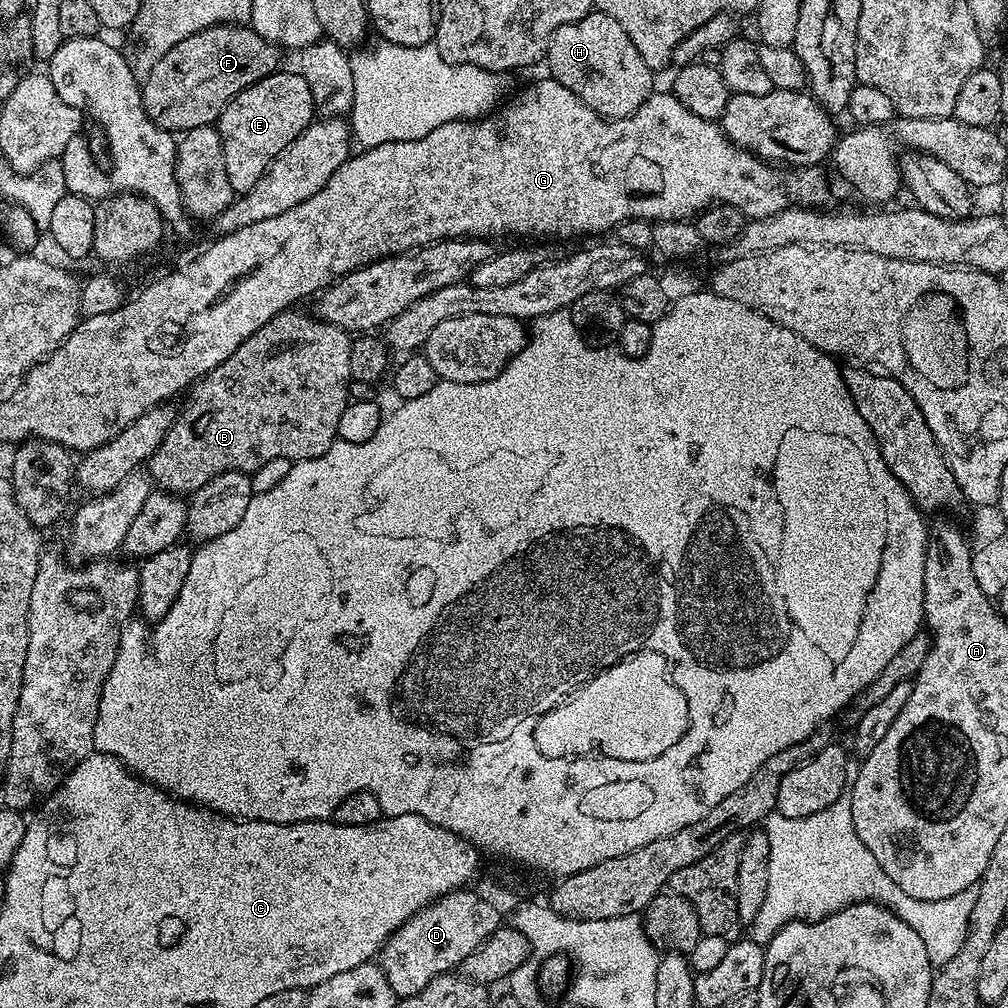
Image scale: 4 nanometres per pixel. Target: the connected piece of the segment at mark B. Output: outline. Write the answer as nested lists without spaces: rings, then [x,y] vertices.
[[[319,318],[311,319],[306,321],[305,324],[292,324],[289,328],[276,328],[277,326],[259,328],[254,334],[250,334],[250,338],[246,338],[246,342],[242,342],[242,346],[238,346],[238,350],[234,350],[234,354],[230,358],[226,358],[224,364],[208,373],[187,393],[187,396],[189,395],[188,405],[185,406],[184,412],[182,408],[172,424],[172,429],[164,435],[164,441],[160,444],[160,449],[150,457],[146,464],[151,479],[163,491],[173,494],[185,494],[184,492],[194,494],[199,488],[206,486],[215,476],[220,476],[223,472],[246,472],[251,474],[258,470],[258,466],[270,462],[270,458],[286,458],[293,462],[318,458],[337,440],[338,420],[350,401],[350,385],[353,383],[350,374],[350,354],[352,353],[354,340],[349,333],[338,326],[326,324]]]

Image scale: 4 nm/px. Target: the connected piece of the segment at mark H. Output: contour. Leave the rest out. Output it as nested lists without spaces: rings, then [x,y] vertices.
[[[599,10],[554,30],[548,43],[547,64],[552,71],[549,72],[551,79],[566,86],[566,90],[573,92],[583,104],[590,105],[599,116],[610,120],[629,116],[654,91],[654,69],[646,66],[646,58],[630,42],[630,34],[614,18]]]

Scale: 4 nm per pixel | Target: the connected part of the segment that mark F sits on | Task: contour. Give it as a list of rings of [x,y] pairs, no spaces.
[[[215,24],[214,26],[194,34],[190,38],[182,38],[150,70],[150,74],[142,81],[144,109],[146,114],[160,128],[173,134],[183,134],[191,128],[215,125],[226,106],[239,92],[246,90],[251,84],[257,84],[262,78],[277,71],[281,67],[279,44],[272,44],[262,34],[258,34],[250,26],[244,24]]]

